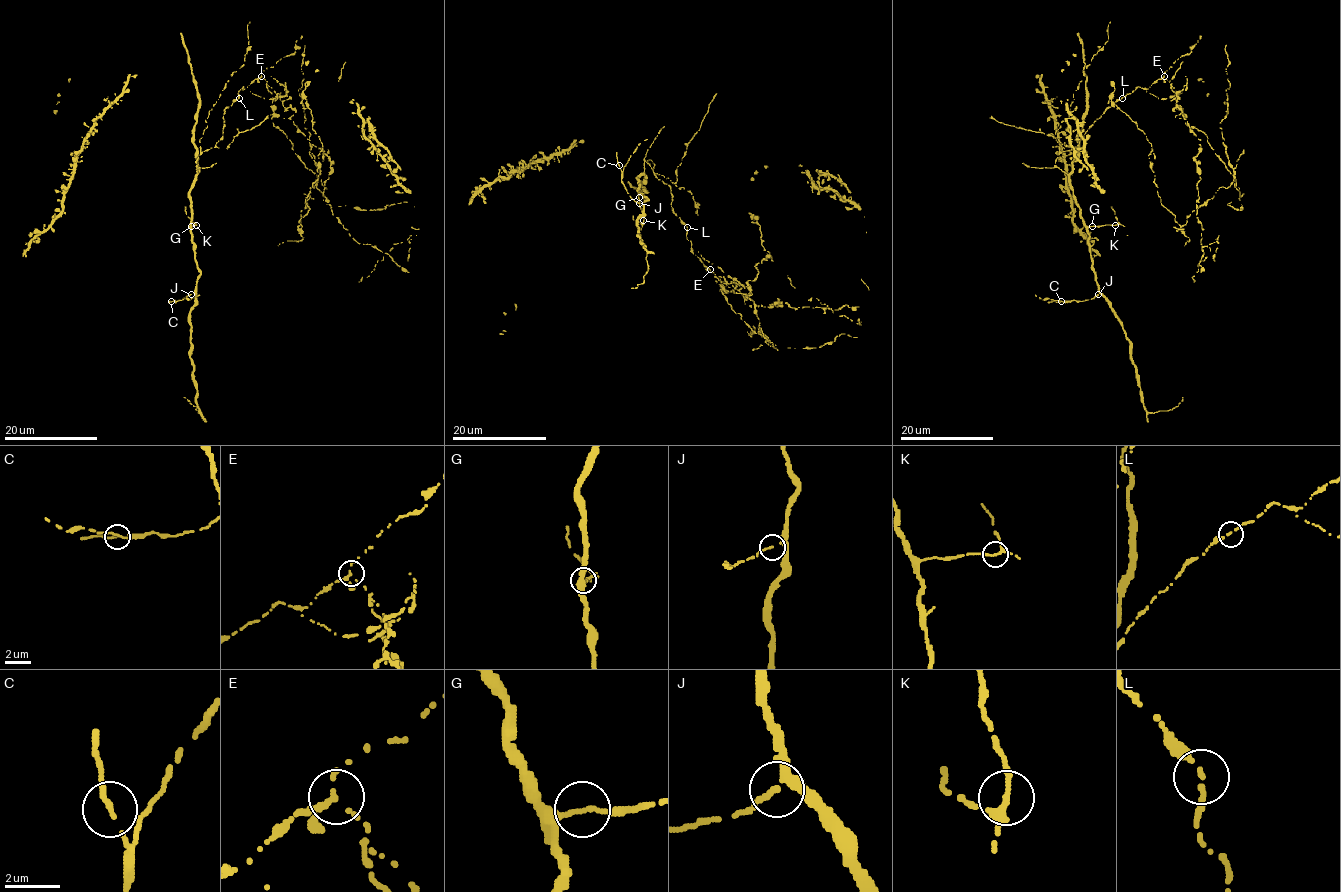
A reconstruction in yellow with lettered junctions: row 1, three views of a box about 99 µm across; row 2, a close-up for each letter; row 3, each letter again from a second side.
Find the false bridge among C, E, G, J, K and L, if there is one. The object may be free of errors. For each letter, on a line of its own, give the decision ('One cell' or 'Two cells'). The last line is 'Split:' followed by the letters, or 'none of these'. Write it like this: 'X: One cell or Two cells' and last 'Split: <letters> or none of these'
C: One cell
E: Two cells
G: One cell
J: One cell
K: One cell
L: One cell
Split: E

